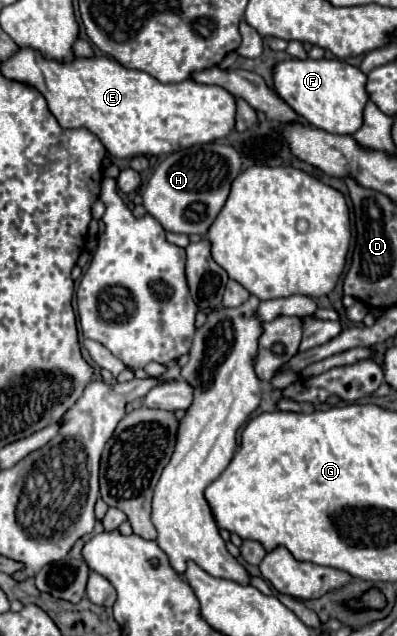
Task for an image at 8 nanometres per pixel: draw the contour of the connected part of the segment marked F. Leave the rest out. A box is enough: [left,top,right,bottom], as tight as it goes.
[273,59,369,135]

